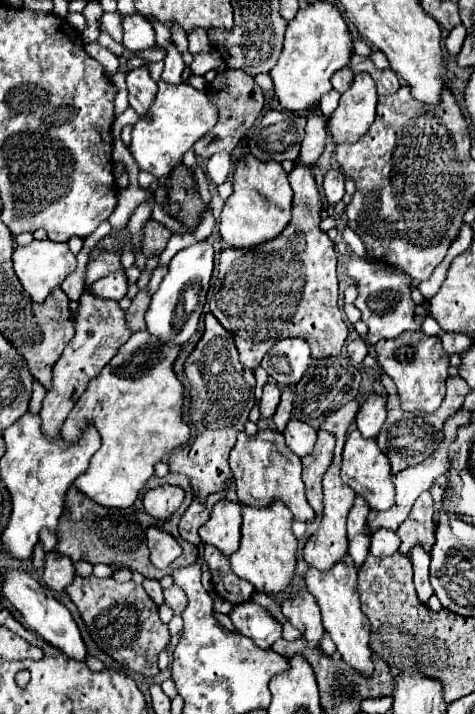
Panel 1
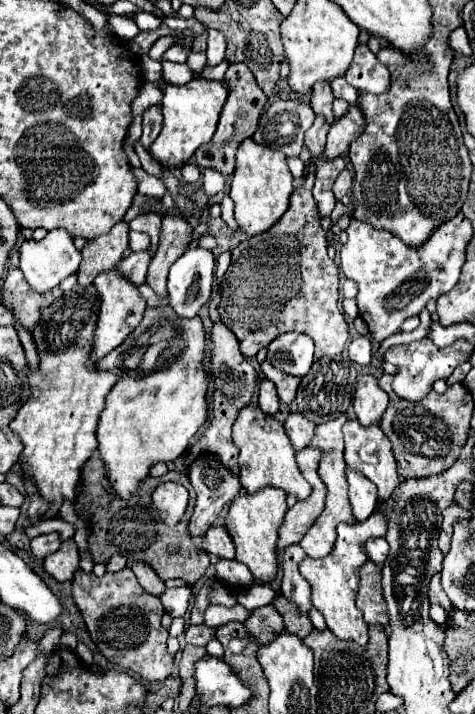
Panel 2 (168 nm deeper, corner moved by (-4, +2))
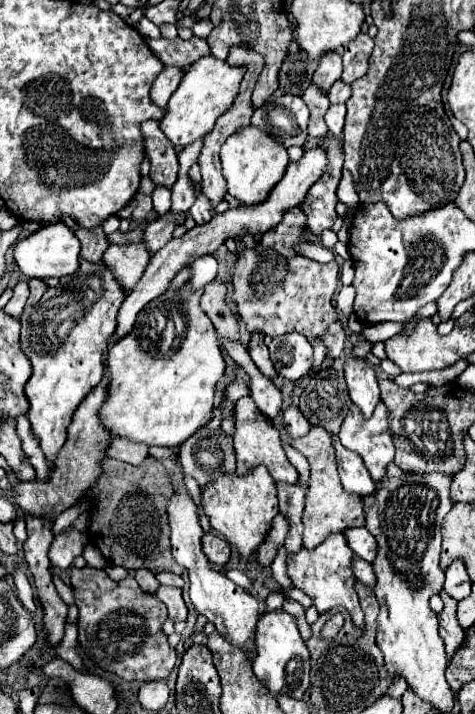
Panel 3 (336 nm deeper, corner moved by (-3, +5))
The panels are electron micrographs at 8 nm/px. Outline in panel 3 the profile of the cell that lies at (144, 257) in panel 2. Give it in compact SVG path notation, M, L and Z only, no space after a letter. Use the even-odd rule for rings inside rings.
M167 213L165 217L151 221L143 233L143 243L147 245L147 251L153 255L157 253L163 245L167 245L171 241L171 233L173 227L177 223L183 223L185 215L175 215L175 213Z

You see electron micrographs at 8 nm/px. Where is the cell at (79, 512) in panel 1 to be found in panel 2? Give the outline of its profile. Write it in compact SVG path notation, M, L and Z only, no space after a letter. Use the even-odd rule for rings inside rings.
M94 452L94 456L90 456L90 460L84 464L82 468L82 496L76 500L76 510L80 508L88 508L92 512L90 516L90 538L88 538L88 546L90 546L90 554L94 556L94 562L108 562L114 554L122 554L132 562L144 562L148 566L152 566L156 570L156 574L162 580L170 580L170 578L182 578L188 586L196 584L208 564L210 558L206 552L202 552L190 532L188 532L188 520L192 516L192 508L194 508L194 488L188 480L188 476L184 476L182 472L170 470L168 474L160 476L160 478L152 478L148 476L140 486L138 492L134 492L134 496L130 496L128 500L122 500L116 492L108 492L110 482L106 480L106 468L102 464L102 458L98 456L98 452ZM168 480L182 480L182 486L190 492L190 500L188 500L188 510L184 512L182 520L174 526L174 528L166 528L158 514L156 508L152 506L152 492L156 490L158 484L164 484Z

